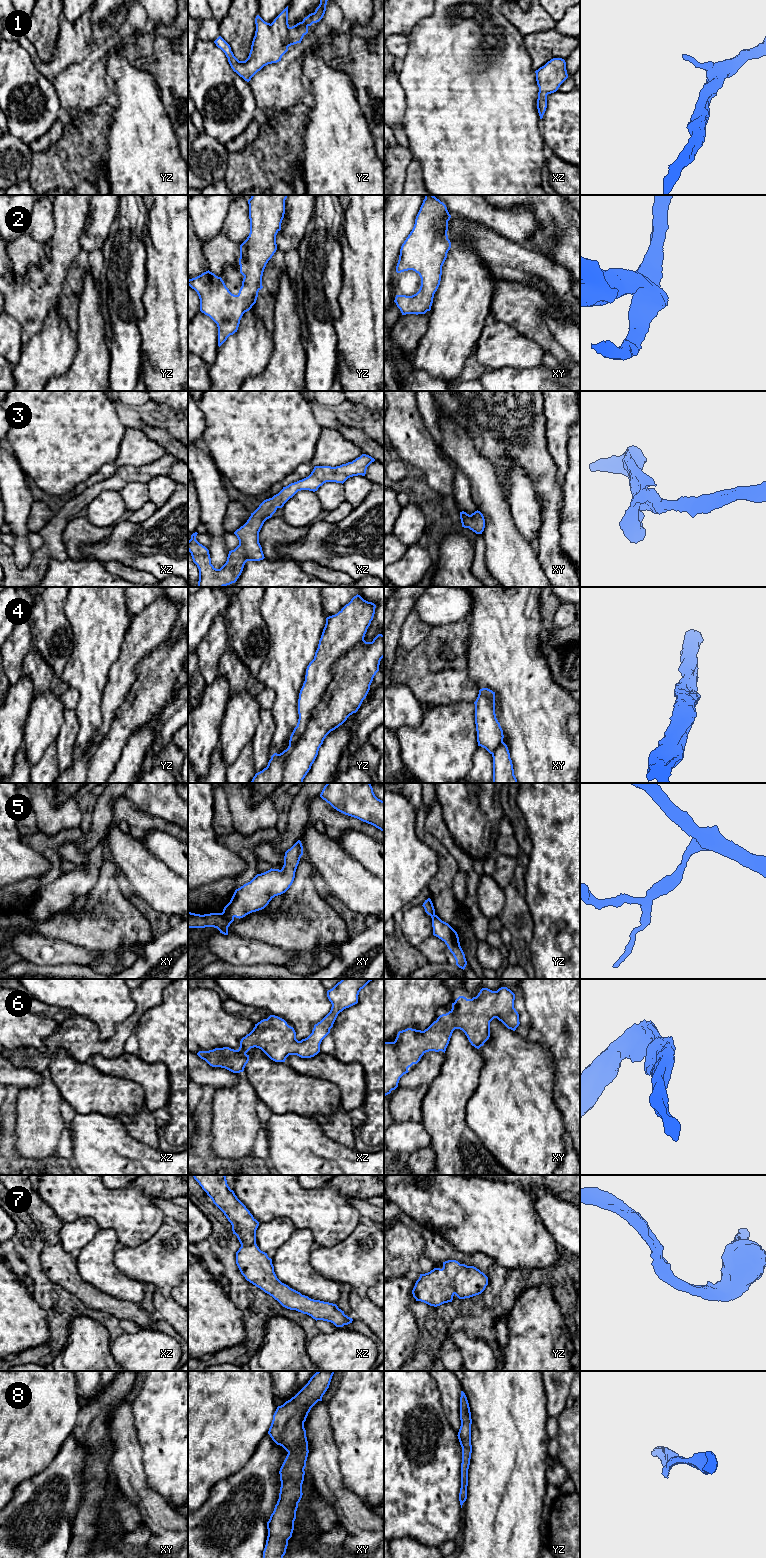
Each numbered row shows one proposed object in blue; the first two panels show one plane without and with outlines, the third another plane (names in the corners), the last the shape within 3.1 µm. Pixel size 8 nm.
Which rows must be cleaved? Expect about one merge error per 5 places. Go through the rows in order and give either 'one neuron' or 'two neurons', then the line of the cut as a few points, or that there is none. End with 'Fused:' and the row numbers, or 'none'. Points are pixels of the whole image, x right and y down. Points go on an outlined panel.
1: one neuron; no cut
2: one neuron; no cut
3: one neuron; no cut
4: one neuron; no cut
5: two neurons; cut in xy along (222, 912), (234, 916)
6: one neuron; no cut
7: one neuron; no cut
8: one neuron; no cut
Fused: 5

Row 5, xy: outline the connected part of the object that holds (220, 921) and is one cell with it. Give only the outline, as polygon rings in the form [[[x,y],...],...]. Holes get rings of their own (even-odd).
[[[188,911],[188,928],[217,928],[220,933],[228,935],[228,927],[234,921],[234,916],[223,913],[195,914]]]

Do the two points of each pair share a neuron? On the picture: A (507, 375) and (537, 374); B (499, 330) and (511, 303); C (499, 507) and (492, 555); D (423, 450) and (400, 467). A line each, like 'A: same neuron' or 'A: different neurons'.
A: same neuron
B: different neurons
C: same neuron
D: different neurons

